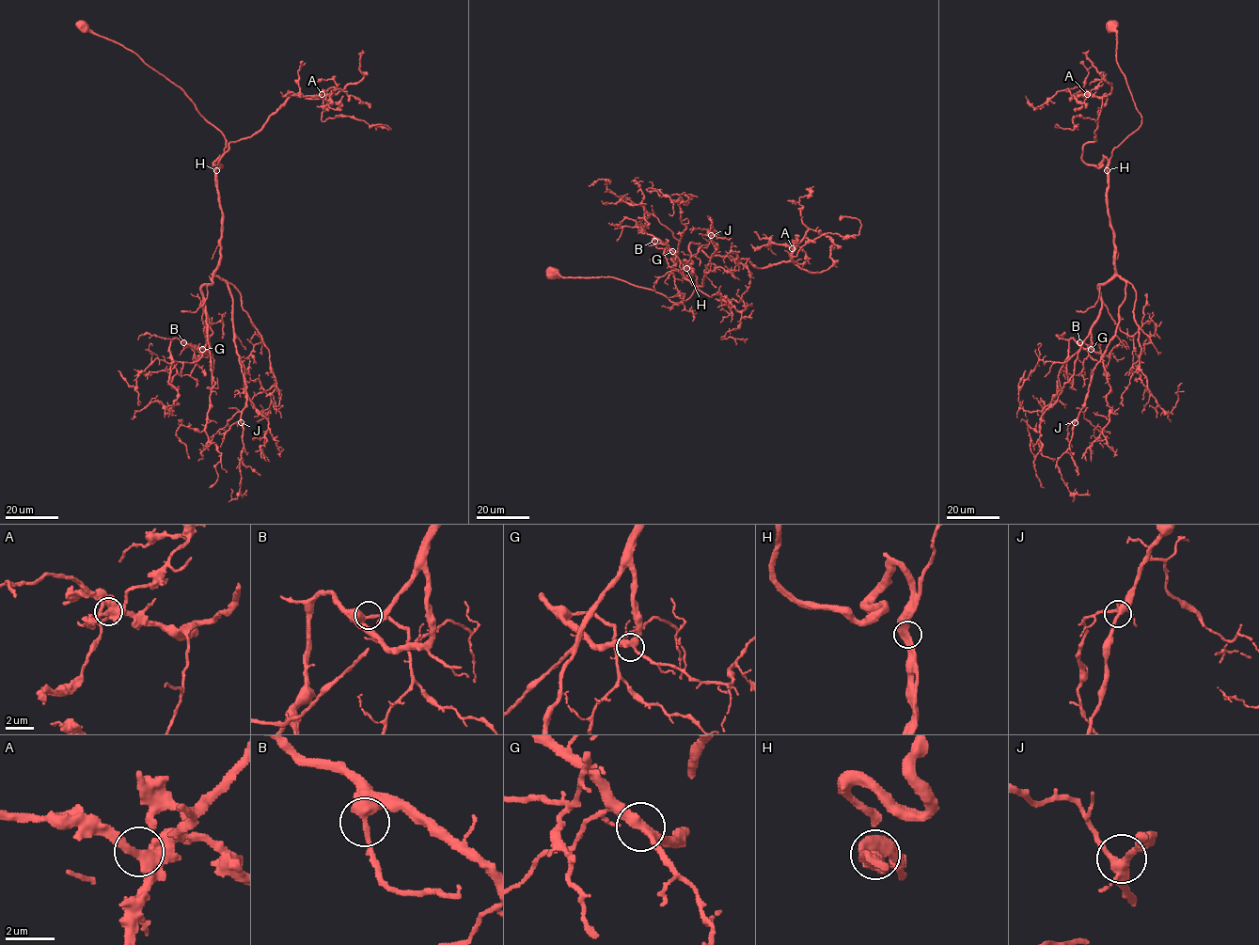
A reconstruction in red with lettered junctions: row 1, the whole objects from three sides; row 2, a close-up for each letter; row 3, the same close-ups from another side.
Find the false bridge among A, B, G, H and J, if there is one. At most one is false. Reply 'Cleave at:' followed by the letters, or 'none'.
Cleave at: none

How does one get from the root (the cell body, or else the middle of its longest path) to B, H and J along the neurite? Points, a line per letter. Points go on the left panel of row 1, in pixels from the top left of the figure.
B: (82, 23), (177, 85), (226, 140), (216, 169), (220, 263), (201, 288), (208, 341), (198, 348), (183, 342)
H: (82, 23), (95, 34), (133, 51), (173, 82), (196, 109), (223, 133), (226, 147), (216, 170)
J: (82, 23), (177, 85), (226, 140), (216, 169), (222, 228), (214, 275), (232, 301), (246, 387), (241, 422)

